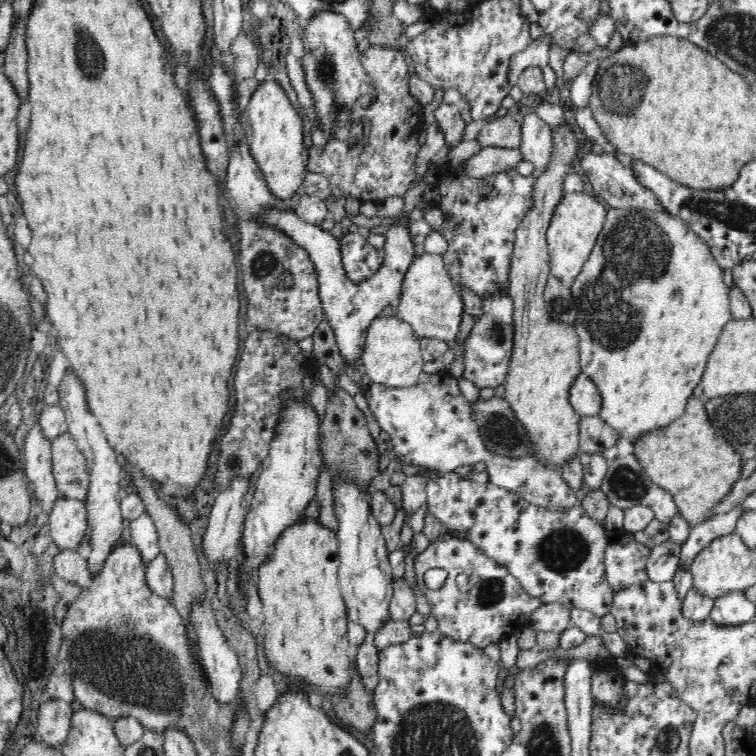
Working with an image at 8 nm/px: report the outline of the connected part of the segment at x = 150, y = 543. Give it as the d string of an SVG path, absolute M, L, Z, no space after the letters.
M147 511L131 521L129 544L140 551L145 565L150 564L161 553L157 529Z

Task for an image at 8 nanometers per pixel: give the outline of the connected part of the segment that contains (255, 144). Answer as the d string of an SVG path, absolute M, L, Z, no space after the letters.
M269 76L250 97L244 109L246 126L245 140L249 143L254 161L258 163L270 192L280 200L288 200L303 184L306 164L306 150L303 144L303 121L290 103L285 91L275 79Z

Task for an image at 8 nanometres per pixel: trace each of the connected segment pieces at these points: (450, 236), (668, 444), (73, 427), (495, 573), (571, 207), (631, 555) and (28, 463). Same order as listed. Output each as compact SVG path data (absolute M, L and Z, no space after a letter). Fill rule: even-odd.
M462 162L454 172L450 172L450 170L446 170L446 172L454 180L438 180L438 192L440 192L440 210L446 216L446 222L444 222L441 232L448 241L443 260L449 276L458 288L467 288L487 300L491 296L496 296L498 292L502 292L504 296L509 290L509 271L515 232L526 211L532 208L533 186L536 184L537 178L532 175L523 176L514 167L507 171L494 173L488 178L477 179L466 170L466 162Z
M692 395L687 400L685 408L686 412L672 424L639 435L633 442L633 454L650 481L666 490L674 498L675 506L682 518L688 521L690 526L696 526L710 520L714 506L718 506L730 494L733 485L741 476L742 457L732 445L718 436L706 412L704 397L696 398Z
M70 372L59 382L59 405L63 408L67 422L67 431L76 441L76 446L84 453L88 473L90 473L90 484L88 485L87 499L84 501L87 508L87 524L90 529L89 545L92 548L87 559L87 569L92 577L99 574L102 566L105 565L106 558L118 547L118 542L124 532L124 517L121 509L120 480L122 471L120 457L110 446L108 439L104 438L98 420L86 410L86 394L82 390L82 382Z
M443 532L428 548L417 553L414 568L416 588L426 597L440 631L447 637L478 648L502 642L512 634L518 635L529 627L532 612L543 605L522 588L520 581L505 566L490 558L464 532ZM430 568L448 572L444 584L437 590L424 585L424 572Z
M590 189L582 191L574 191L573 193L564 193L559 199L559 203L555 206L554 212L551 214L548 230L546 231L547 251L549 252L550 275L557 279L575 280L576 275L582 272L584 264L586 264L593 246L595 245L597 236L603 229L605 223L606 208L595 198L595 194Z
M624 529L608 532L608 540L604 563L610 586L618 591L648 580L646 560L650 546Z
M34 423L24 435L24 472L34 486L32 496L38 500L45 514L52 512L60 494L53 478L51 440L42 434L41 426Z

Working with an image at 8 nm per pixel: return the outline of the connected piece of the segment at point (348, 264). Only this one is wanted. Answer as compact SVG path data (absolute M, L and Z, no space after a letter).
M347 229L339 243L346 275L352 281L362 284L381 270L385 262L384 247L376 249L354 229Z

